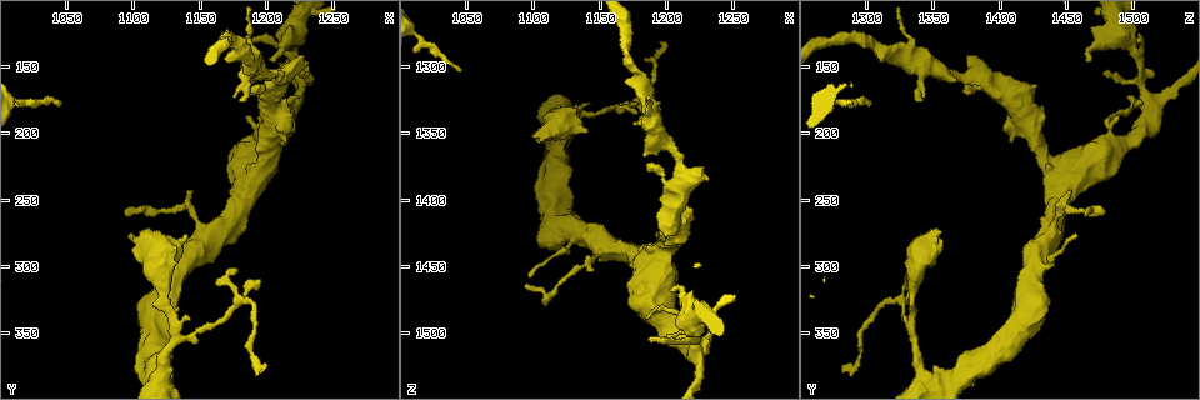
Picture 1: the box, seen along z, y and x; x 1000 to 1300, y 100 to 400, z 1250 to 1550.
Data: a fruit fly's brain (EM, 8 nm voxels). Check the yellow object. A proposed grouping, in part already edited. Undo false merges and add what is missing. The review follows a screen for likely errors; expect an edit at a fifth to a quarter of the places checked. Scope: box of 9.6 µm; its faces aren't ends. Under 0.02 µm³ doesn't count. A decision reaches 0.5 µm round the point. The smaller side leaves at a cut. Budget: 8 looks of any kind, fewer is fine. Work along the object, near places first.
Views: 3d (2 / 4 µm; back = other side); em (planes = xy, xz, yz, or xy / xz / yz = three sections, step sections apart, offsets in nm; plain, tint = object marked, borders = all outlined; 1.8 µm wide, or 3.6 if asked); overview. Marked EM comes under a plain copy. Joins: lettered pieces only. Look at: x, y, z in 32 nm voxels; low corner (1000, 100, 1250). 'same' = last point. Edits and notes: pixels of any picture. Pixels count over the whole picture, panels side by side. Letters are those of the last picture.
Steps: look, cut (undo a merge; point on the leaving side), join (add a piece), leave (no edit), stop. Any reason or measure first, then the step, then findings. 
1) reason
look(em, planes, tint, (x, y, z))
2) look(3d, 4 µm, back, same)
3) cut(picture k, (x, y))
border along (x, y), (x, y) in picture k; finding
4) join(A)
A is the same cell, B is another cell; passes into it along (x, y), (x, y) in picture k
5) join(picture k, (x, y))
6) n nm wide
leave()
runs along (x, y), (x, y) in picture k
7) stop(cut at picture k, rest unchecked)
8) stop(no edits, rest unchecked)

three arms meet
look(em, 3.6 µm, xz, step 8, tint, (1134, 352, 1338))

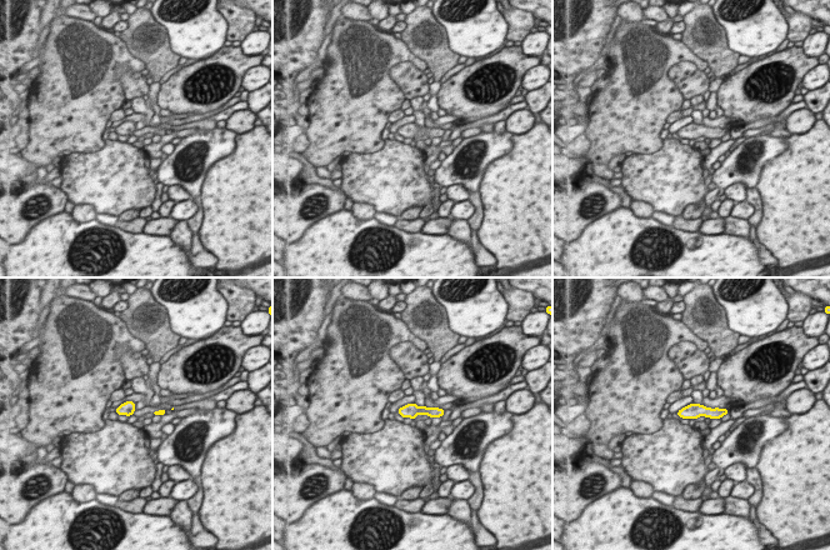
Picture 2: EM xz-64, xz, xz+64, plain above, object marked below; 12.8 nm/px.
look(em, 3.6 µm, planes, tint, same)

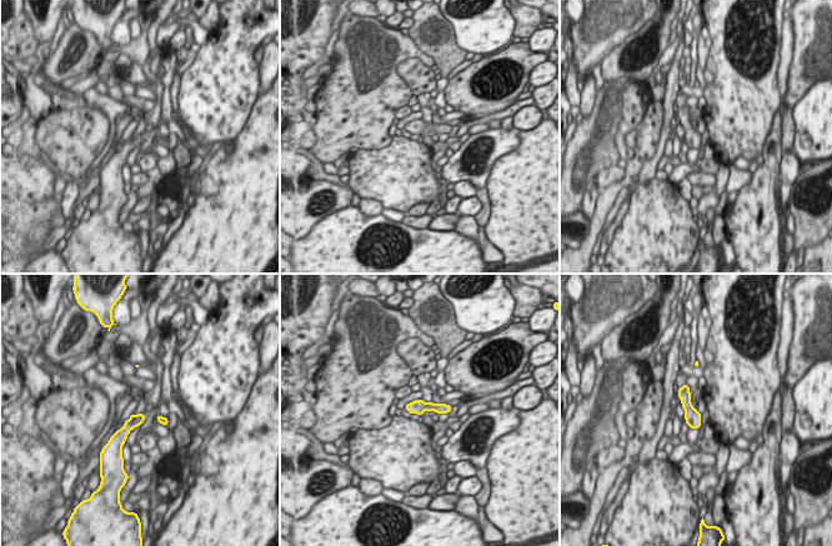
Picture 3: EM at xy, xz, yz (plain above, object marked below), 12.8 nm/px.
look(em, 3.6 µm, planes, borders, same)

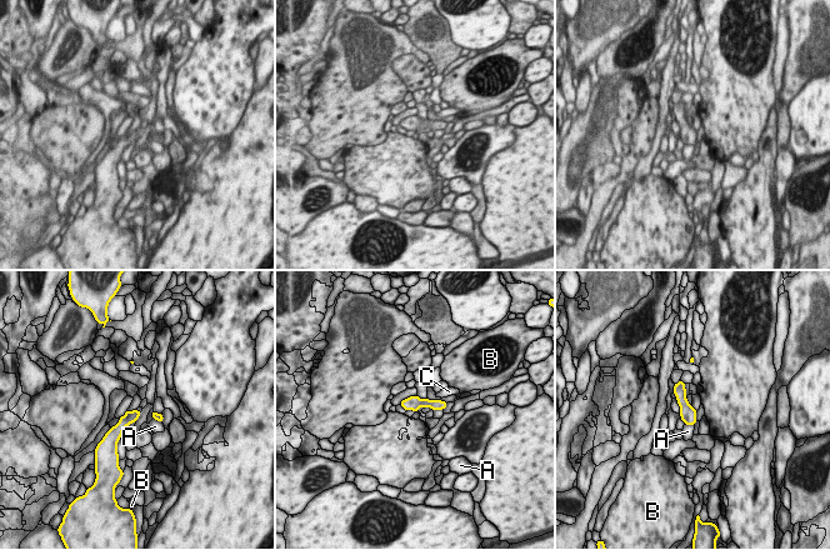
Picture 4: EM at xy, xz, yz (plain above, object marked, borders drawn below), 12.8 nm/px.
leave()
A, B and C are other cells; one neuron here

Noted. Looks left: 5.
stops while still wide
look(3d, 4 µm, (1226, 144, 1374))

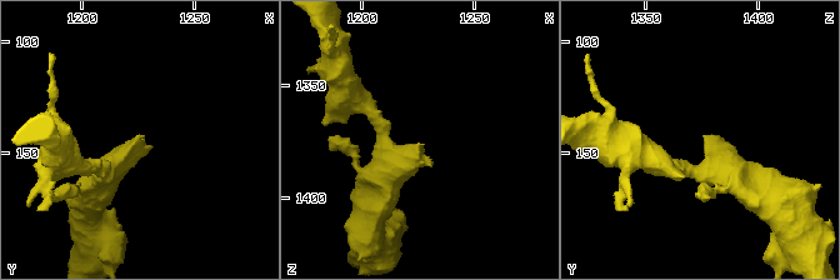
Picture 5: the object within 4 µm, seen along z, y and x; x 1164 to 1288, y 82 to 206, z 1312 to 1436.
now the EM
look(em, planes, borders, (1226, 143, 1376))

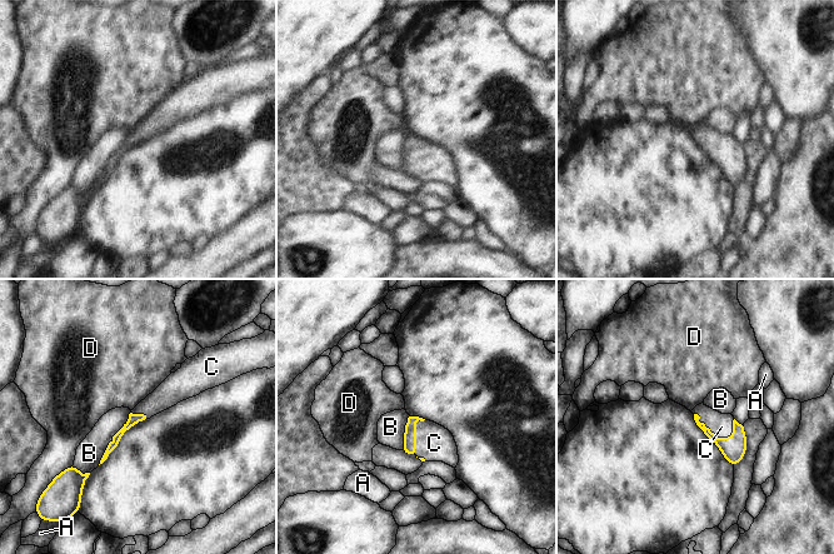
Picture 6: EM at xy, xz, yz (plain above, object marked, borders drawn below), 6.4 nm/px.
join(C)
C is the same cell, A, B and D are other cells; passes into it along (733, 449), (710, 432), (720, 424) in picture 6; it goes on there

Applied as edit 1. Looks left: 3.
redraw
look(overview)

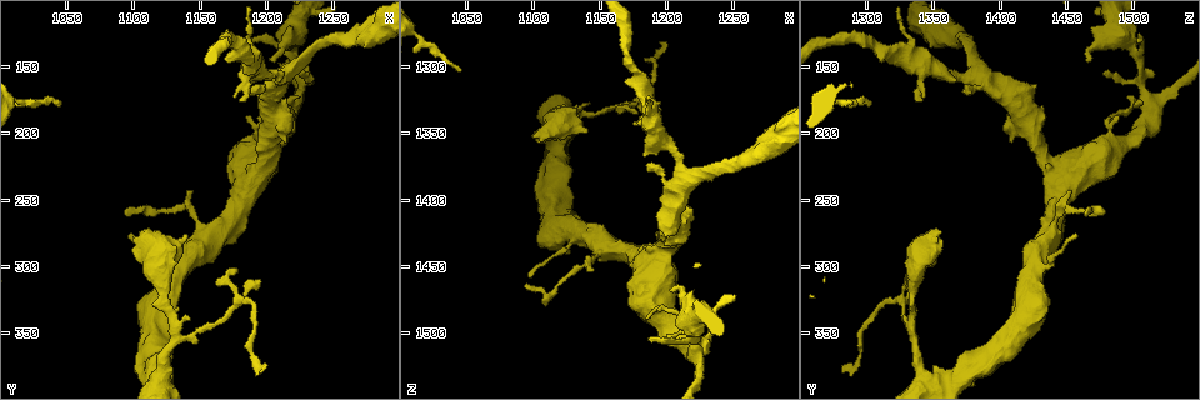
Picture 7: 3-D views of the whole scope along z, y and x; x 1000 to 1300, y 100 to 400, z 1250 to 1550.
free end
look(3d, 2 µm, (1196, 310, 1334))

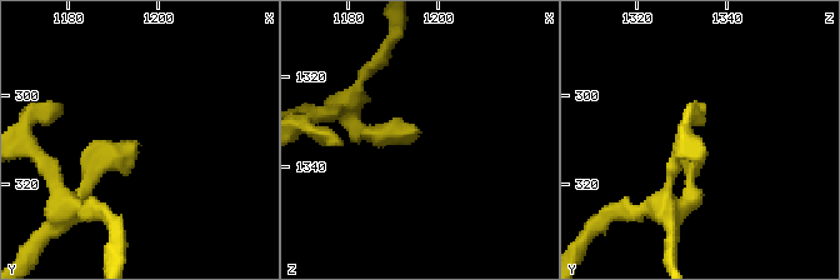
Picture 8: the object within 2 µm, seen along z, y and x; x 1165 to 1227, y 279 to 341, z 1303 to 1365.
now the EM
look(em, planes, borders, (1196, 310, 1332))

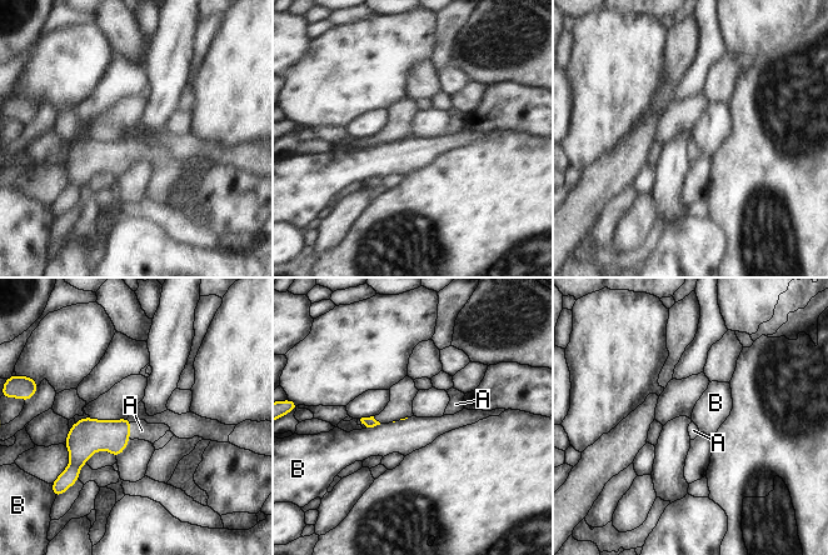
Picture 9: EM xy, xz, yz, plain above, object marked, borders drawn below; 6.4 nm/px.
A touches over 110 nm
join(A)
A is the same cell, B is another cell; the neuron continues

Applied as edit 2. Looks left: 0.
stop(join at picture 6, join at picture 9, rest unchecked)

